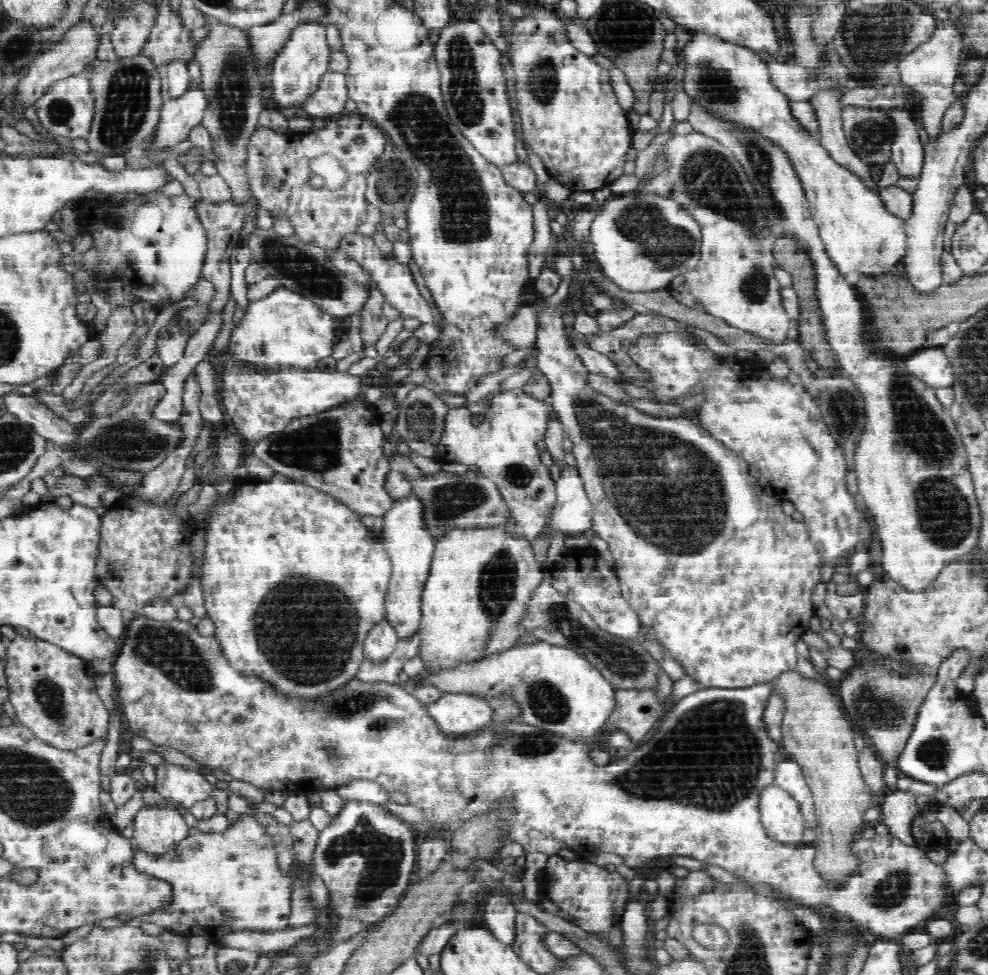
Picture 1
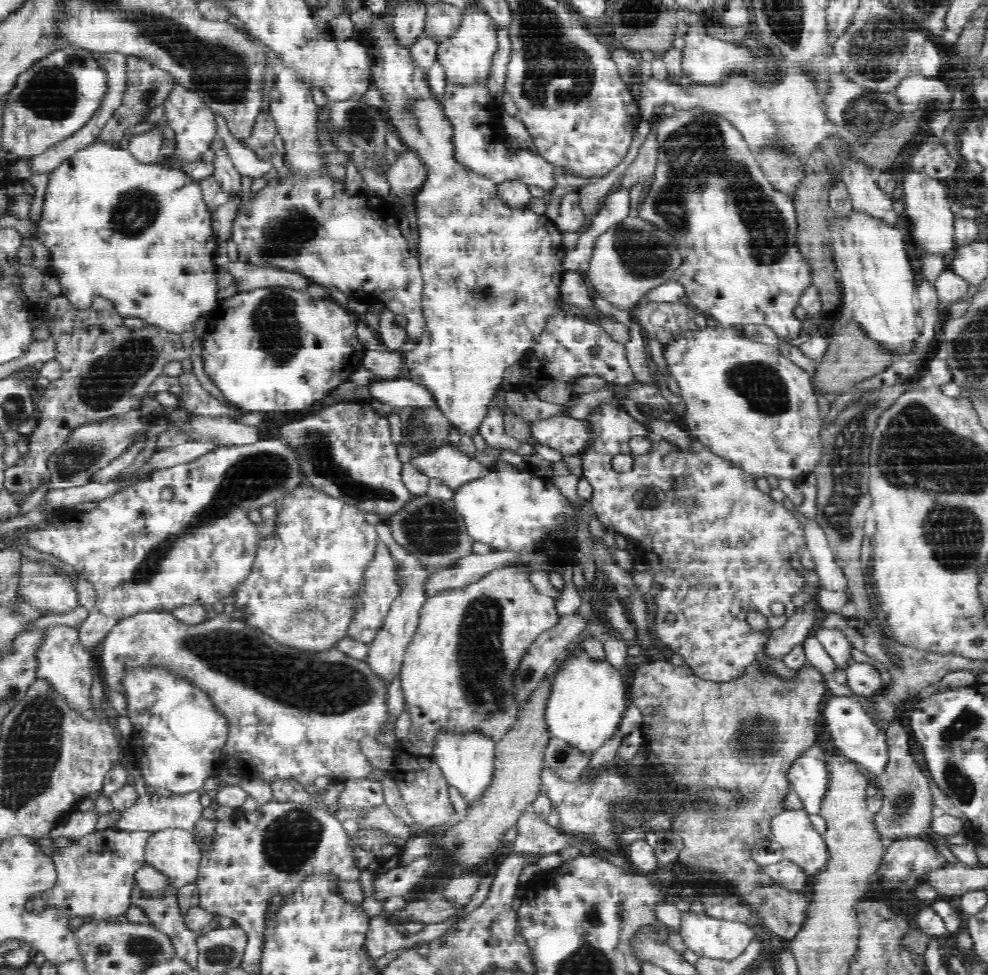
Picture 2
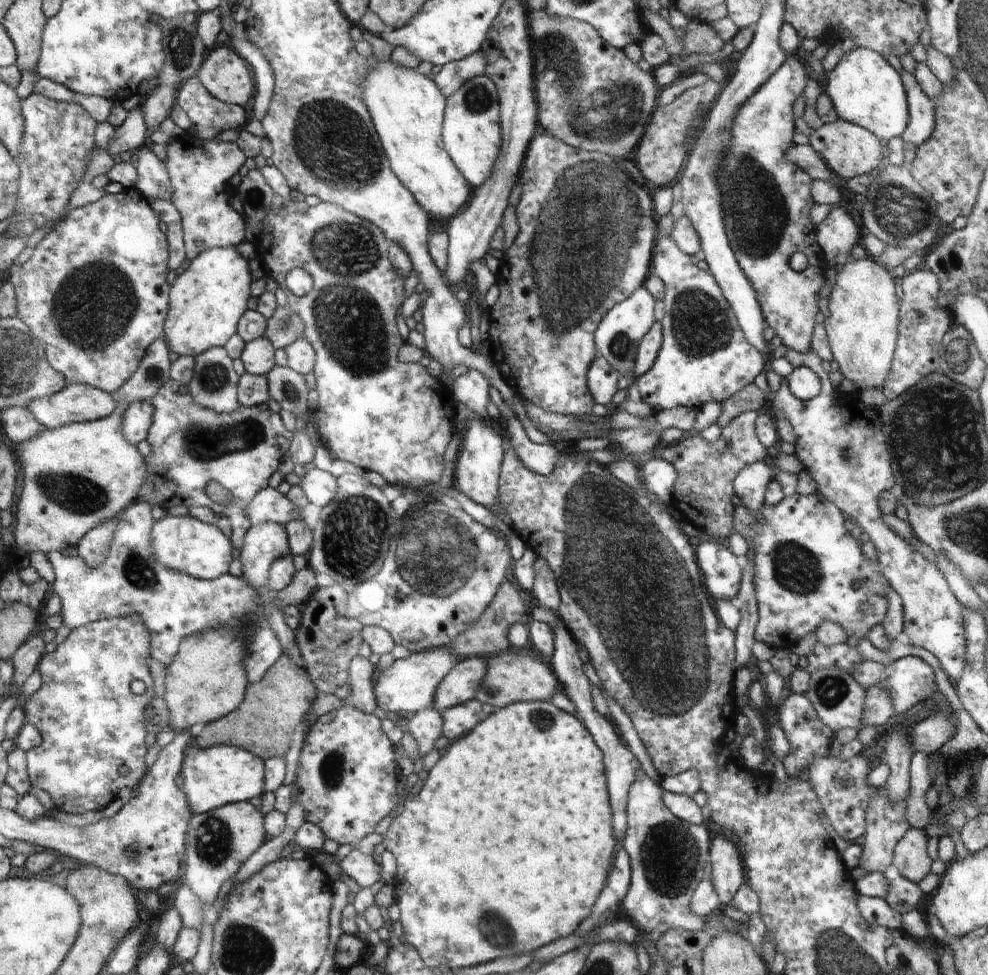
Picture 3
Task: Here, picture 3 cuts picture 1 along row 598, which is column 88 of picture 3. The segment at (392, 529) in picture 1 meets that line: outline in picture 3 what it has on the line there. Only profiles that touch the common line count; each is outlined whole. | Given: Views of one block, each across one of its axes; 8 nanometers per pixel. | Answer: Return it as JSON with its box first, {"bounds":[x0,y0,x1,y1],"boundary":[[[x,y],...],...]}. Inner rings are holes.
{"bounds":[29,384,118,430],"boundary":[[[72,384],[64,388],[64,391],[54,394],[54,396],[36,400],[29,410],[36,414],[36,418],[44,426],[52,430],[52,428],[60,428],[60,426],[66,426],[66,424],[100,421],[109,418],[118,409],[117,402],[117,396],[106,392],[106,390],[86,384]]]}

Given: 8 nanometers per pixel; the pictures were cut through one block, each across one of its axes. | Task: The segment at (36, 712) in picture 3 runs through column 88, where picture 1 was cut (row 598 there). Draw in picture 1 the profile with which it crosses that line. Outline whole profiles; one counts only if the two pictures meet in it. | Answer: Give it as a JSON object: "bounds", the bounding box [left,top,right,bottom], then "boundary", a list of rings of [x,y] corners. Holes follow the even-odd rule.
{"bounds":[535,309,825,689],"boundary":[[[546,309],[539,314],[535,346],[537,369],[550,381],[552,389],[550,403],[555,408],[557,420],[564,427],[565,438],[573,444],[573,453],[578,461],[577,471],[596,511],[592,529],[596,536],[609,544],[609,550],[615,560],[613,569],[620,583],[622,595],[638,613],[642,627],[654,630],[655,640],[666,650],[666,654],[675,658],[685,675],[693,678],[700,688],[735,689],[752,686],[758,682],[768,682],[782,673],[794,671],[799,657],[796,643],[805,632],[810,631],[810,618],[816,614],[812,593],[818,582],[824,580],[822,572],[825,558],[812,541],[812,532],[808,524],[797,514],[785,516],[780,502],[774,500],[779,496],[765,495],[765,490],[758,484],[758,479],[750,476],[749,463],[736,457],[720,441],[708,435],[695,419],[657,417],[628,407],[596,390],[588,380],[591,372],[585,367],[577,348],[574,348],[574,340],[564,327],[558,309]]]}

